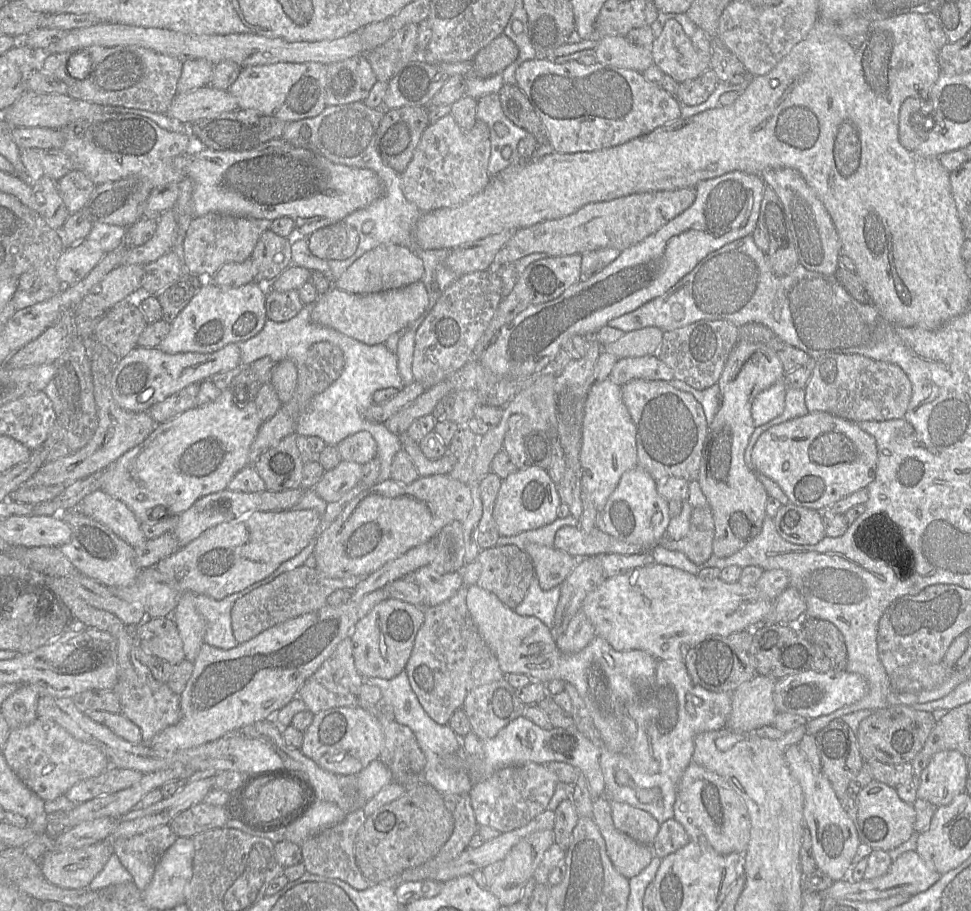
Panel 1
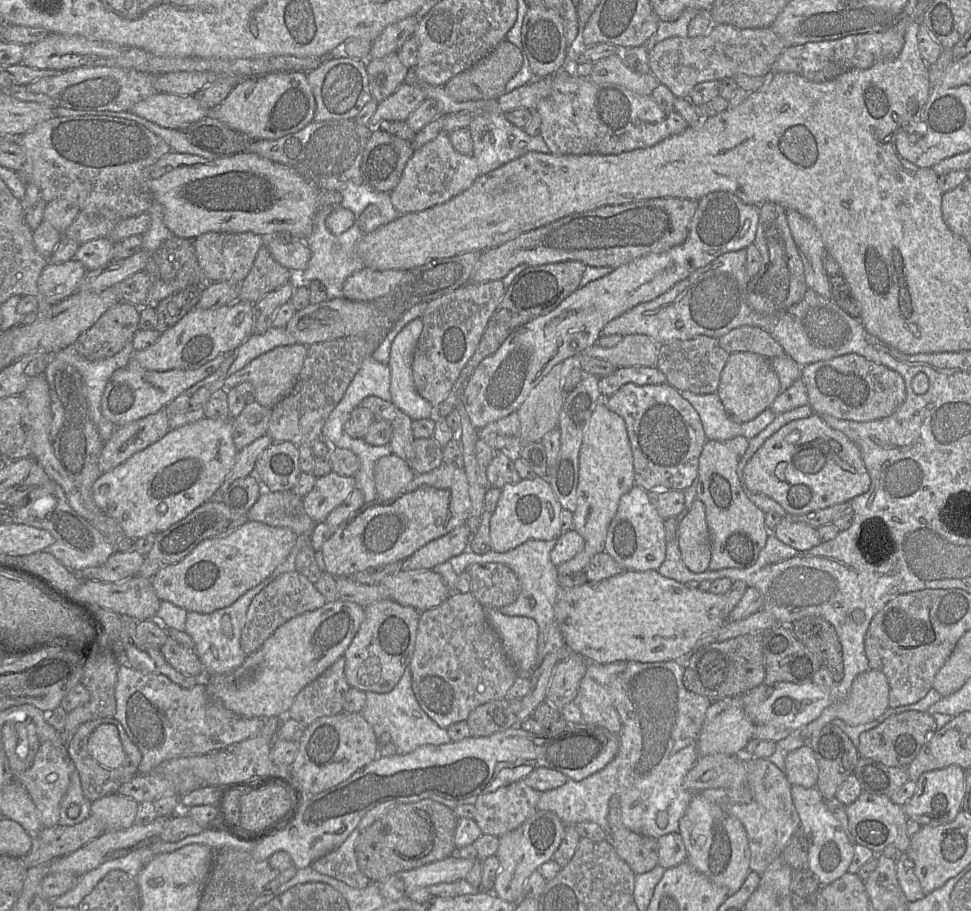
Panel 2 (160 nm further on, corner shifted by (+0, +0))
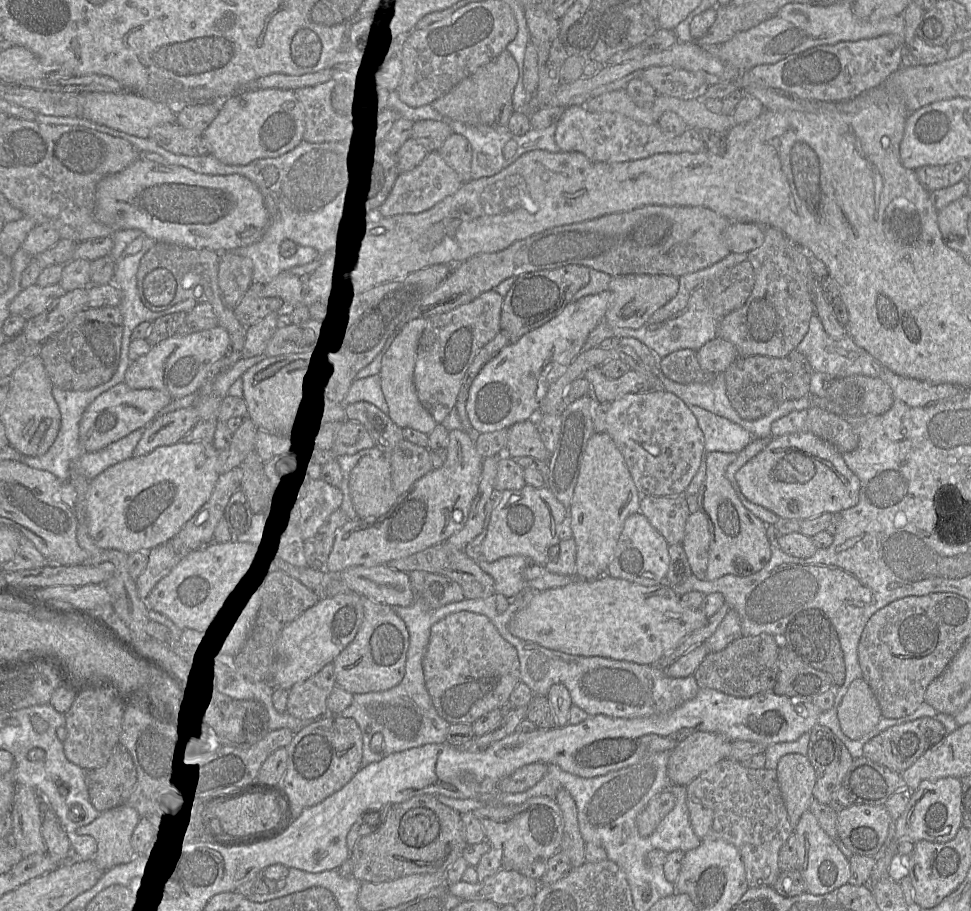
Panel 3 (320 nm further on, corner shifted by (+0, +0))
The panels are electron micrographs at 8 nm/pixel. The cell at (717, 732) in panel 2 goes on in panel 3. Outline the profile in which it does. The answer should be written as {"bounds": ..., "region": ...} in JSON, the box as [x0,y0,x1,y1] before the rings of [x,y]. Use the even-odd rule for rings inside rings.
{"bounds":[667,732,732,786],"region":[[[695,732],[671,752],[667,774],[672,785],[687,786],[700,773],[727,758],[732,741],[713,732]]]}

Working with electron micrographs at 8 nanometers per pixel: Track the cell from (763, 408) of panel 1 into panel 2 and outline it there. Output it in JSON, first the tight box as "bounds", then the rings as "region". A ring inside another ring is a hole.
{"bounds":[679,391,776,442],"region":[[[679,391],[679,393],[699,414],[707,440],[723,442],[737,436],[749,440],[764,430],[776,416],[768,408],[754,419],[739,424],[728,417],[716,392],[705,395],[697,395],[689,391]]]}

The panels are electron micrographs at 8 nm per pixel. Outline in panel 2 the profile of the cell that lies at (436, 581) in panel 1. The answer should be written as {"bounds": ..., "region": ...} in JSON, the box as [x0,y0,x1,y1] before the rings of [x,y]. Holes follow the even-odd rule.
{"bounds":[378,569,450,612],"region":[[[433,569],[400,571],[386,576],[378,585],[387,593],[387,599],[404,606],[411,606],[419,612],[439,606],[450,596],[449,588],[442,576]]]}

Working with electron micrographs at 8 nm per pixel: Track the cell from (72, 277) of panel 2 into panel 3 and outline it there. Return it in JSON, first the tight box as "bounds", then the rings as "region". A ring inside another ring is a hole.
{"bounds":[9,283,66,321],"region":[[[59,283],[47,287],[37,284],[22,289],[9,305],[9,313],[27,321],[45,311],[53,301],[66,293]]]}

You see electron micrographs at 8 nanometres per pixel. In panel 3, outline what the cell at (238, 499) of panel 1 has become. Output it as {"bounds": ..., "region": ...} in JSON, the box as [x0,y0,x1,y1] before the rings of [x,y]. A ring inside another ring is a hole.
{"bounds":[135,542,181,600],"region":[[[170,542],[150,549],[146,567],[135,579],[139,597],[145,600],[155,584],[165,577],[181,559]]]}

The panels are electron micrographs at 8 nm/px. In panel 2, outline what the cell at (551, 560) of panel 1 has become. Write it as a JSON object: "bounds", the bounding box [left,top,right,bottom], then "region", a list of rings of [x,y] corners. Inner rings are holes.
{"bounds":[557,400,635,575],"region":[[[600,400],[585,430],[579,456],[577,508],[572,529],[585,540],[584,549],[572,559],[557,566],[558,575],[582,570],[598,553],[605,551],[608,527],[617,513],[620,498],[635,485],[633,455],[625,422]]]}

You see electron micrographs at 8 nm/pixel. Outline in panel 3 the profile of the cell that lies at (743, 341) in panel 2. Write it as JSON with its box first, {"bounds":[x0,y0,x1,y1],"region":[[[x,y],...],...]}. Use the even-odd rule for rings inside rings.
{"bounds":[697,337,739,373],"region":[[[719,337],[705,343],[697,351],[699,365],[708,373],[724,373],[738,358],[739,354],[735,346]]]}

